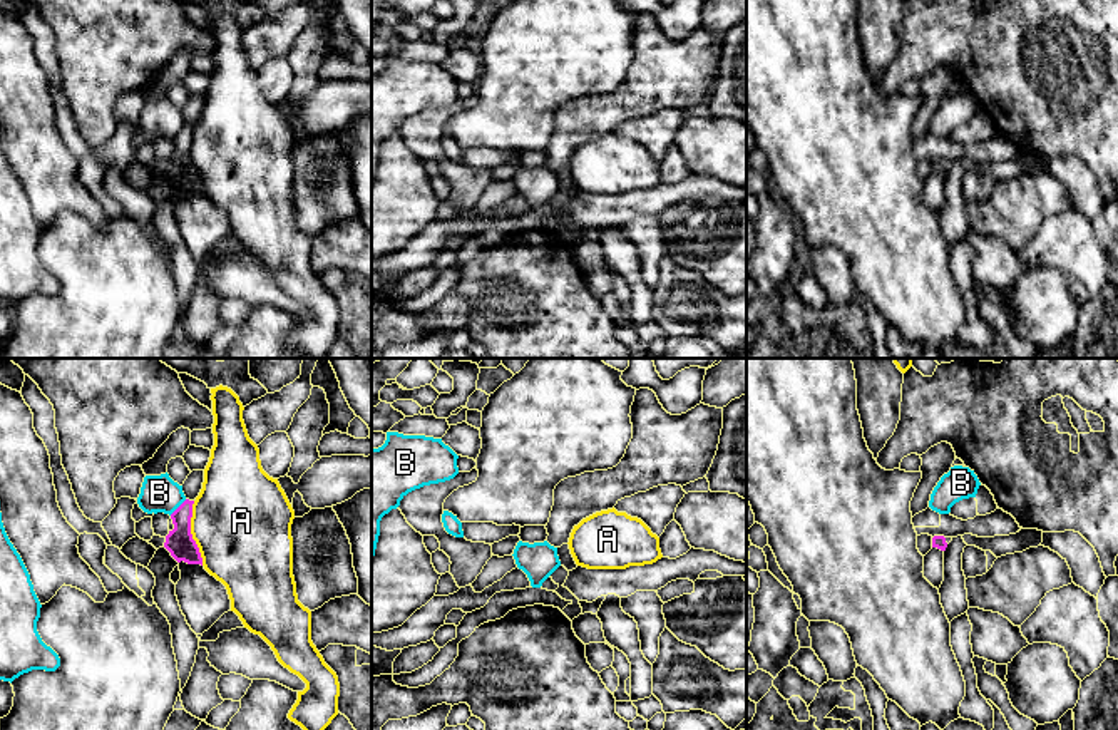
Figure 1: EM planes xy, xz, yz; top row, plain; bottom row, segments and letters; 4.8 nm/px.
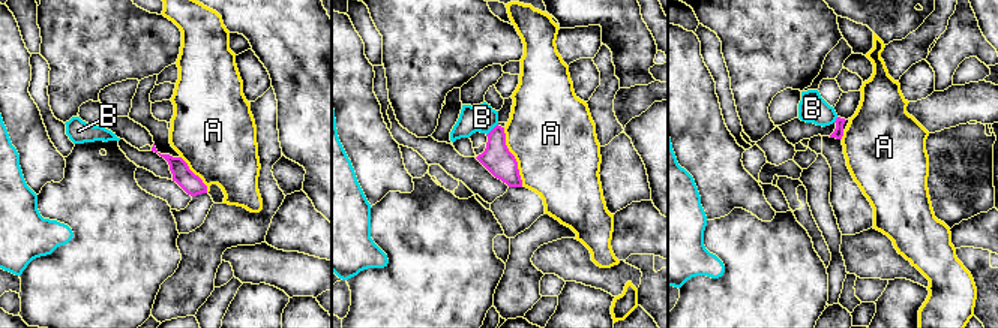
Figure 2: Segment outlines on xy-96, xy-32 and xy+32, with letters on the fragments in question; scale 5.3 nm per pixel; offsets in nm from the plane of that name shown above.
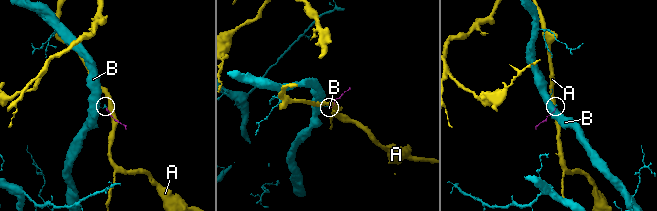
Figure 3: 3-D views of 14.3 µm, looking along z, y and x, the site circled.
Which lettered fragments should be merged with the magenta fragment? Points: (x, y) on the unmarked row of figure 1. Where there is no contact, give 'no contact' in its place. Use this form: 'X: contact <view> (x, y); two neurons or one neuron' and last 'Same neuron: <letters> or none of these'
A: contact xy (189, 158); two neurons
B: contact xy (179, 131); two neurons
Same neuron: none of these

